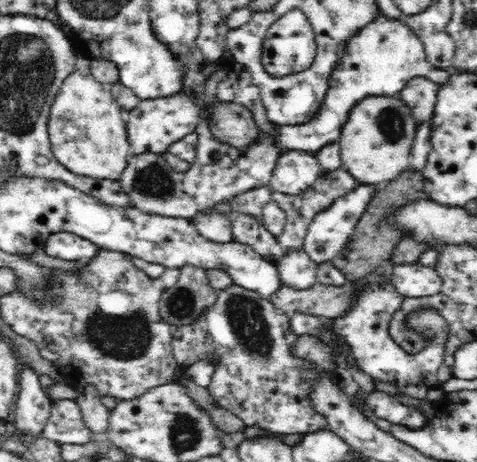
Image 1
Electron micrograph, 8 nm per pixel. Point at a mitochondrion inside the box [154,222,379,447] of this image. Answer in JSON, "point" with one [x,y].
{"point":[244,315]}

